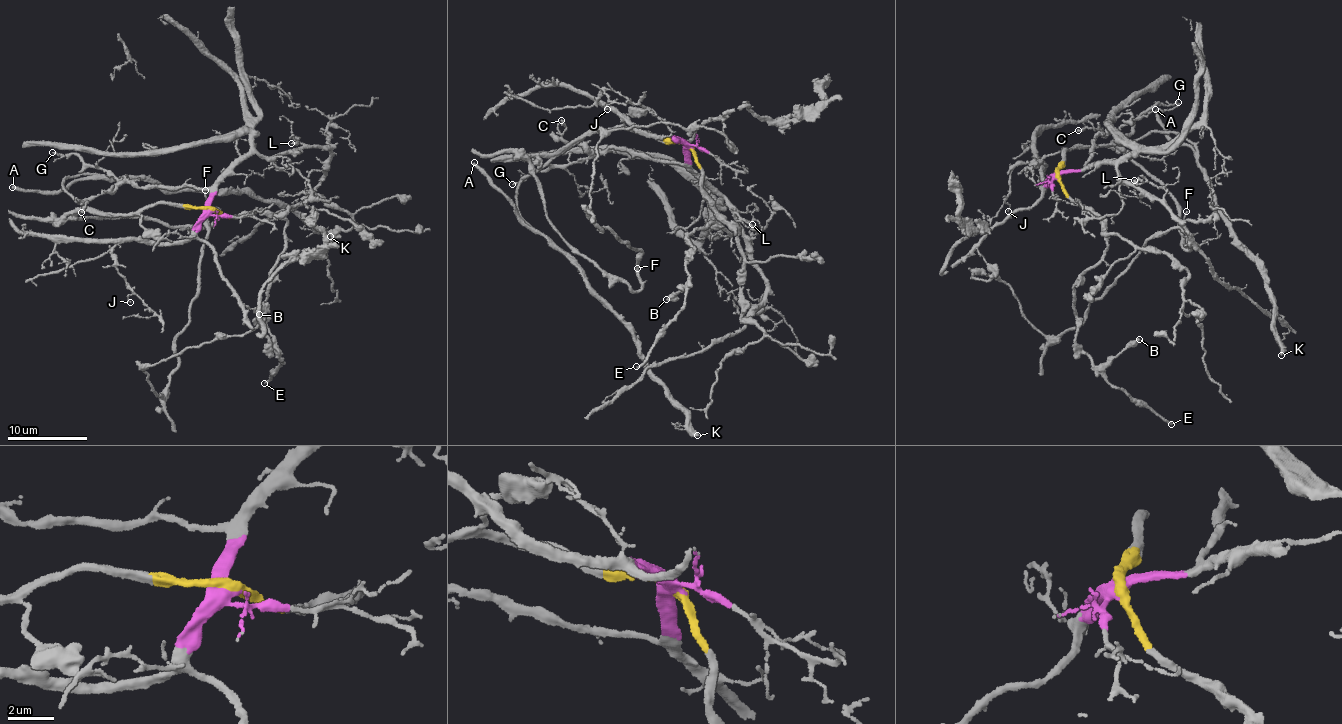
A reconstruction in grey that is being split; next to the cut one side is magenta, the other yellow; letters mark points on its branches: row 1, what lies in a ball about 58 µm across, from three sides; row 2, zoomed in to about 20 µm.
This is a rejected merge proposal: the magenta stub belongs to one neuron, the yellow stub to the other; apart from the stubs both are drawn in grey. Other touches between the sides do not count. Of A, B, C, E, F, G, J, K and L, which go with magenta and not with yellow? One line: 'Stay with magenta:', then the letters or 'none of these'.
Stay with magenta: C, G, J, L

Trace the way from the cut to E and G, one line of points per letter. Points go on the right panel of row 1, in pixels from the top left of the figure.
E: (1057, 175), (1070, 199), (1096, 212), (1106, 243), (1105, 256), (1074, 287), (1076, 346), (1116, 386), (1171, 424)
G: (1057, 175), (1084, 168), (1092, 153), (1096, 136), (1115, 130), (1159, 101), (1167, 105), (1178, 102)

